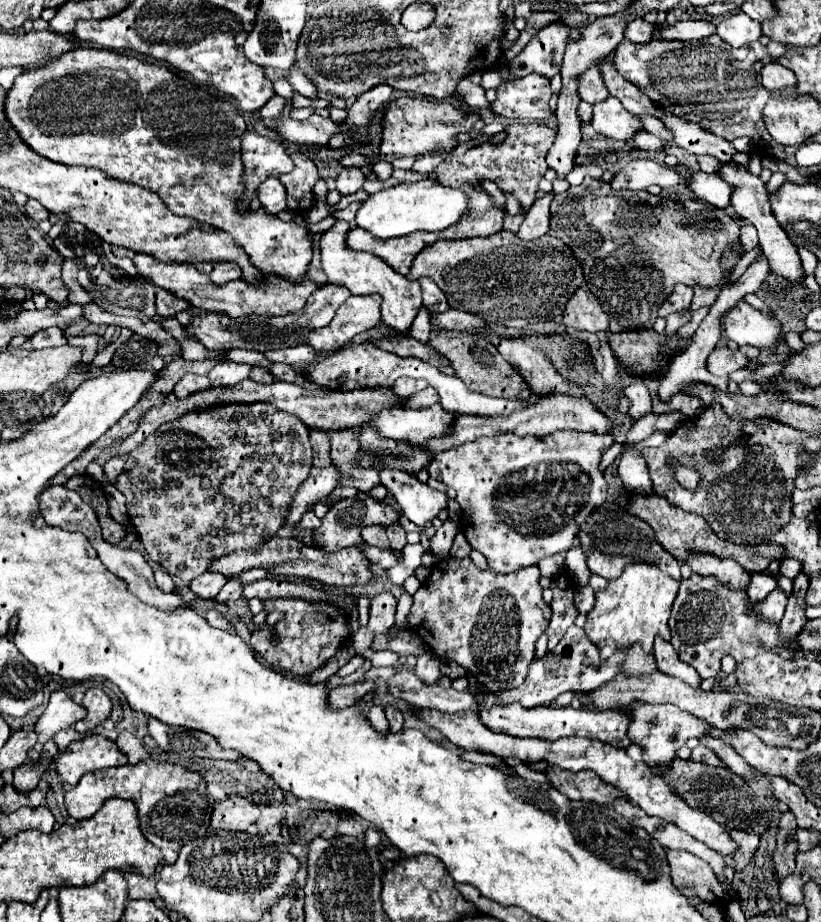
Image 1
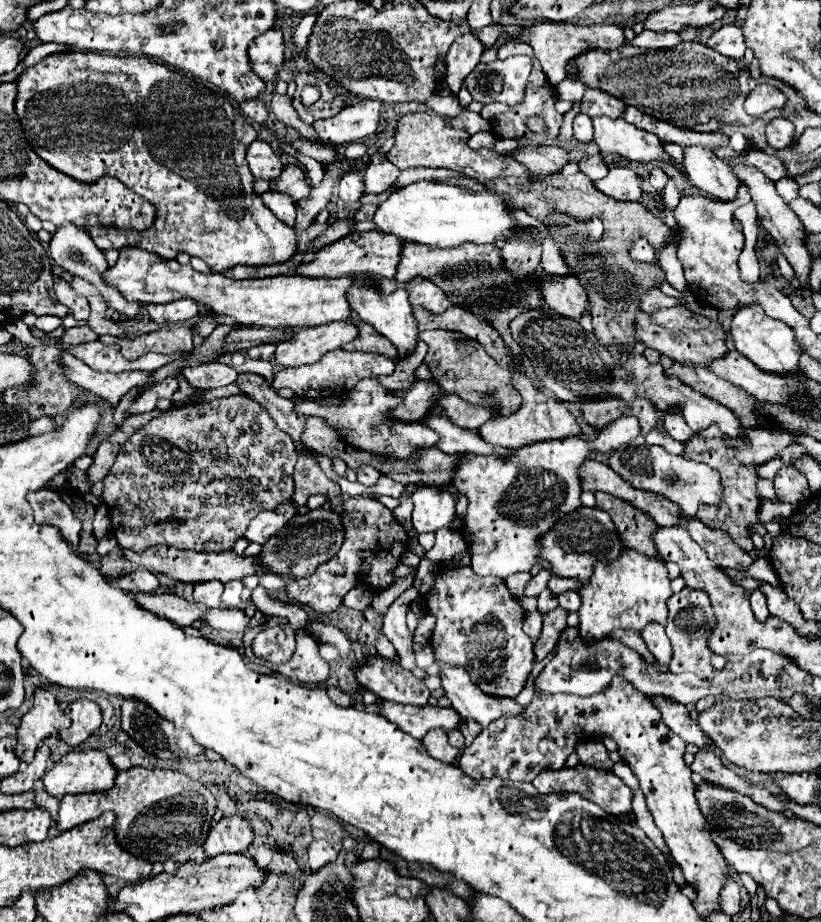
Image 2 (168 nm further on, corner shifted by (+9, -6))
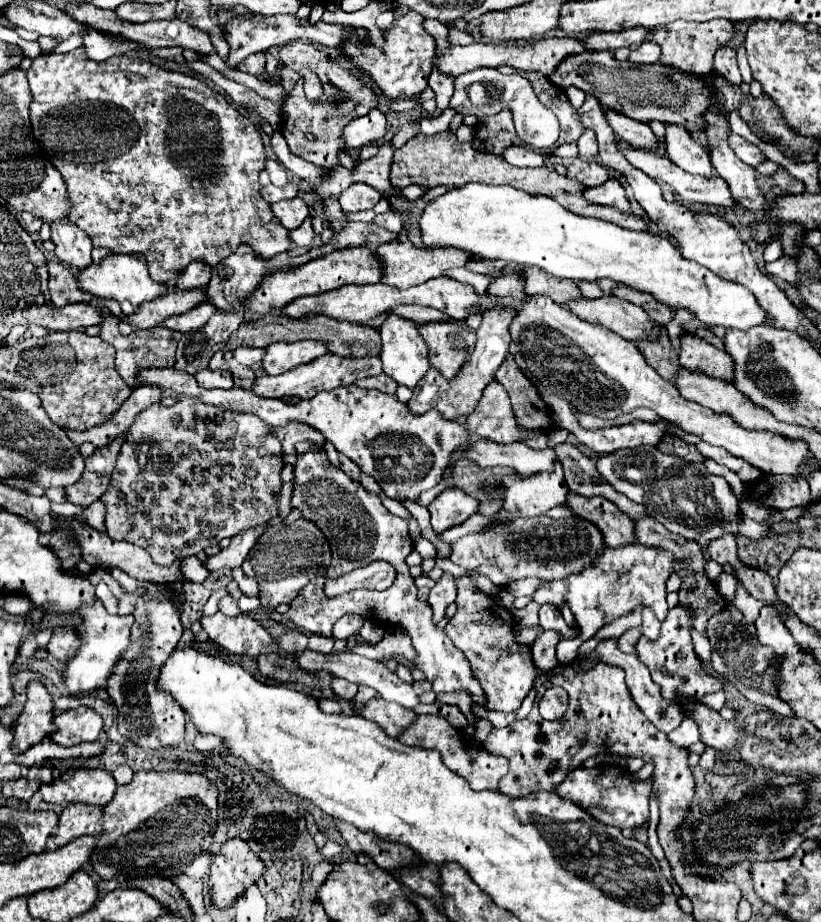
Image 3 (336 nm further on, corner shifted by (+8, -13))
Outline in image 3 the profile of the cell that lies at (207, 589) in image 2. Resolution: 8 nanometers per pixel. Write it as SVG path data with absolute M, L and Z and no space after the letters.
M226 595L224 599L220 599L220 611L224 613L224 615L240 615L242 611L240 611L240 607L238 607L238 601L234 601L230 595Z

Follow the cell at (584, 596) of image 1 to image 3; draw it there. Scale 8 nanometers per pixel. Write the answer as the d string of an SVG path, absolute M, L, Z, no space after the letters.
M552 581L552 583L544 583L534 595L532 599L538 605L544 603L552 603L552 605L560 605L564 601L564 581Z

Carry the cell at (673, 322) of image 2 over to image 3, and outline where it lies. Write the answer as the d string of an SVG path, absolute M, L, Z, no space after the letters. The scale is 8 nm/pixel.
M602 295L598 299L586 299L578 297L568 303L568 309L576 313L578 317L596 321L620 337L626 337L628 341L638 341L638 339L656 339L654 331L654 321L636 305L630 305L628 301L622 301L614 295Z

